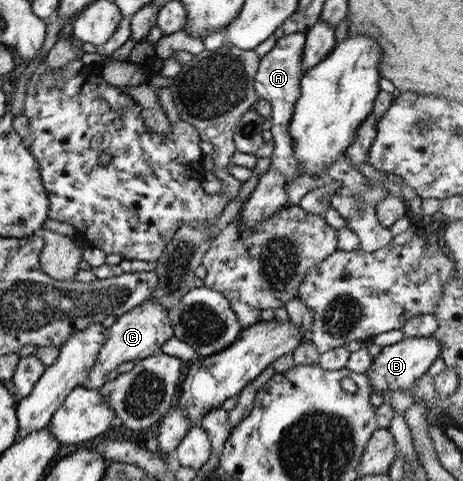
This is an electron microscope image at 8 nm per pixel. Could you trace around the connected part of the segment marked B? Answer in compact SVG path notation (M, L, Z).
M433 335L426 337L404 337L392 345L381 347L379 353L371 359L372 363L365 372L365 375L370 385L374 387L373 391L377 391L384 396L393 389L406 392L416 379L426 376L426 370L439 355L440 344L438 344L438 340Z

